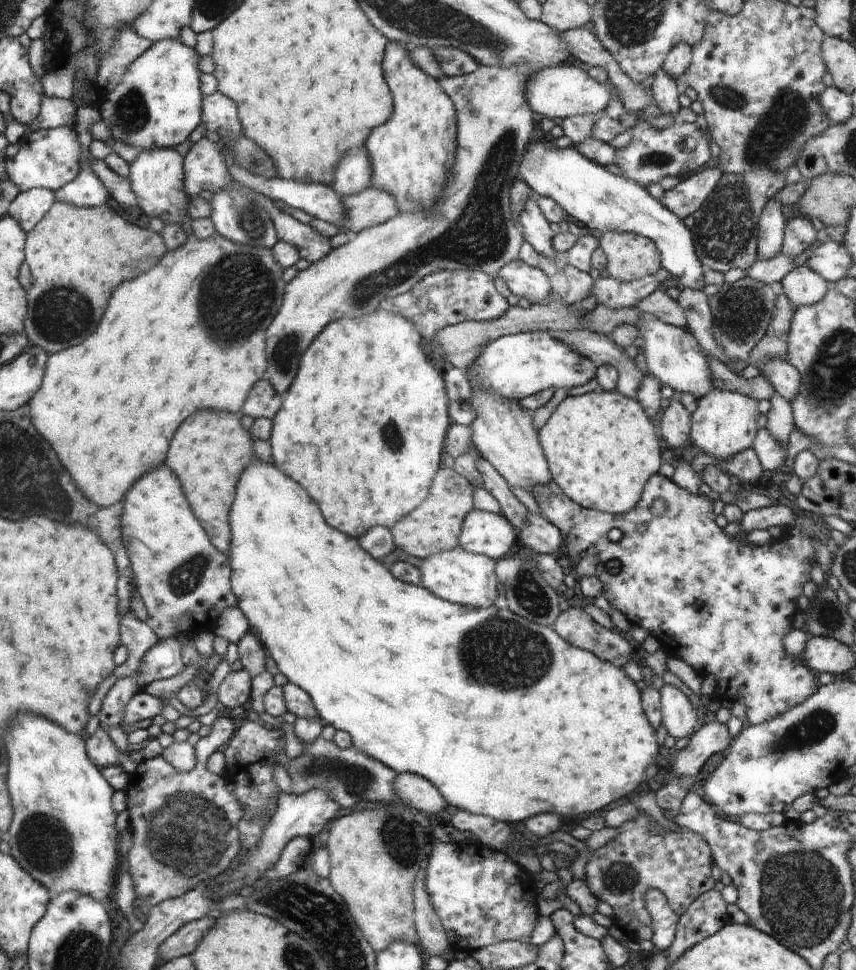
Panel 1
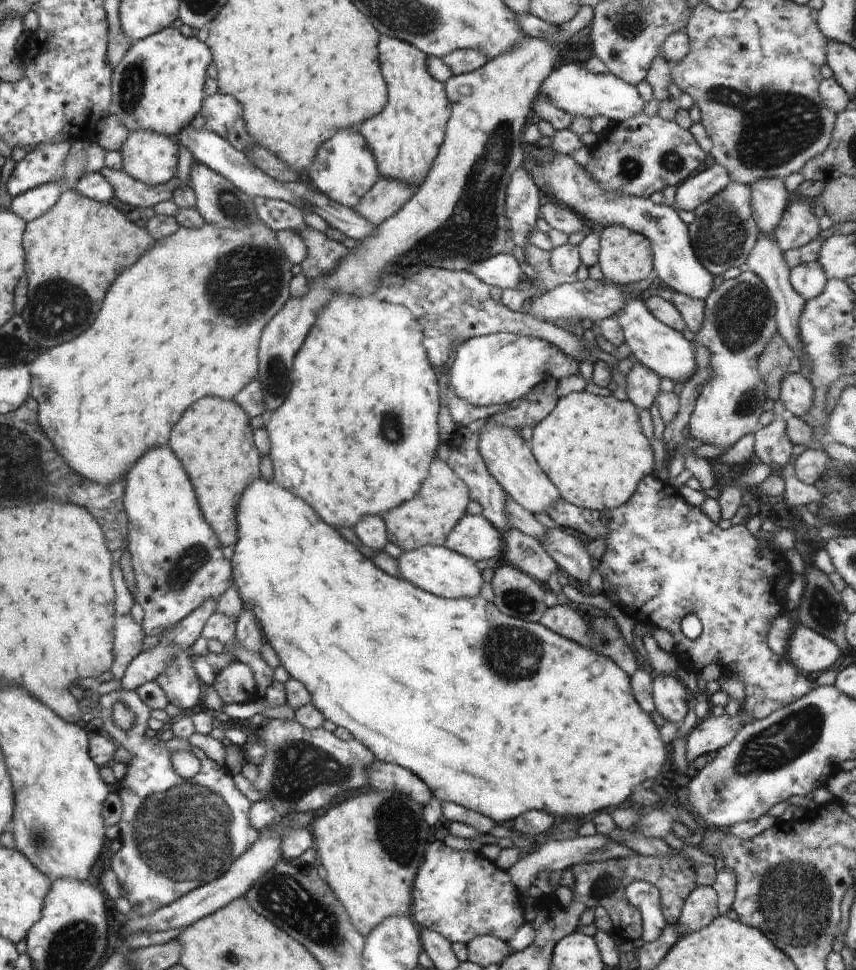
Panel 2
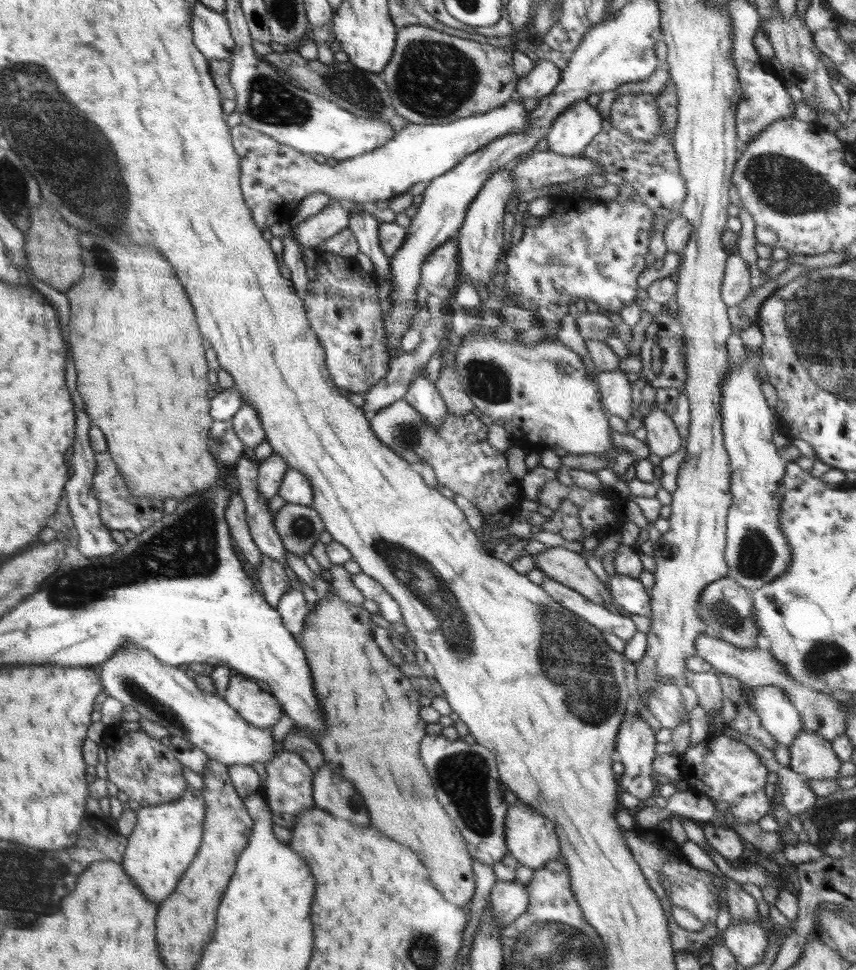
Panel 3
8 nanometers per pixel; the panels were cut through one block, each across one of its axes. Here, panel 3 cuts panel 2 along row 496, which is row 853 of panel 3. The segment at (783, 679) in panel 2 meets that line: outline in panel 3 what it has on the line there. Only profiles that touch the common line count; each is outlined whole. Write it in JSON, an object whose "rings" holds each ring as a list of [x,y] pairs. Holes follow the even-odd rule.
{"rings":[[[639,827],[632,830],[626,829],[621,832],[621,836],[623,836],[626,846],[630,849],[633,859],[639,864],[648,886],[656,893],[662,904],[665,917],[668,919],[668,930],[675,954],[676,952],[698,954],[702,948],[706,948],[706,944],[712,938],[720,934],[716,927],[716,916],[718,916],[719,910],[719,890],[714,885],[710,872],[699,869],[684,859],[680,850],[681,846],[672,841],[666,828],[652,827],[651,829],[645,829]],[[660,874],[664,874],[670,881],[670,893],[662,887]],[[674,906],[692,912],[698,920],[704,923],[704,927],[694,932],[680,927],[671,914]]]}

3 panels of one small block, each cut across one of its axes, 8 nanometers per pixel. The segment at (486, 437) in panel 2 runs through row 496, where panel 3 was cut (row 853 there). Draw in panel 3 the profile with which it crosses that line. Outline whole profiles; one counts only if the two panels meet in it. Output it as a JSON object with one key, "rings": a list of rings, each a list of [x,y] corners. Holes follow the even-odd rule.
{"rings":[[[520,800],[508,807],[505,820],[505,839],[509,853],[518,859],[520,865],[529,866],[532,869],[540,868],[561,854],[561,844],[555,831],[555,824],[545,816],[538,815],[531,806]]]}

